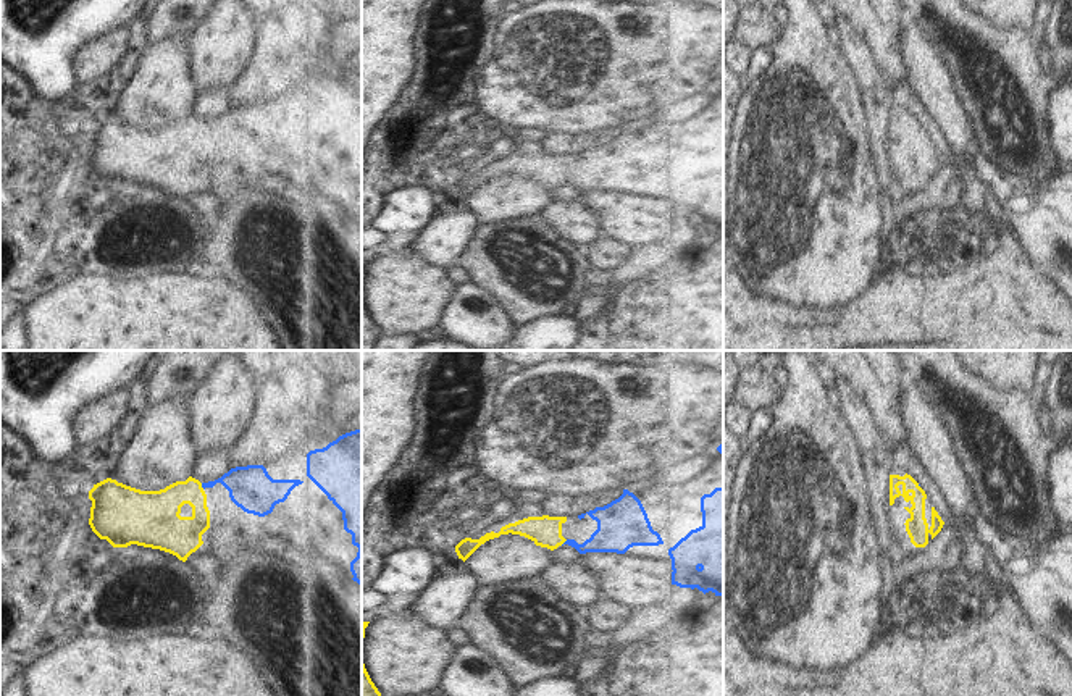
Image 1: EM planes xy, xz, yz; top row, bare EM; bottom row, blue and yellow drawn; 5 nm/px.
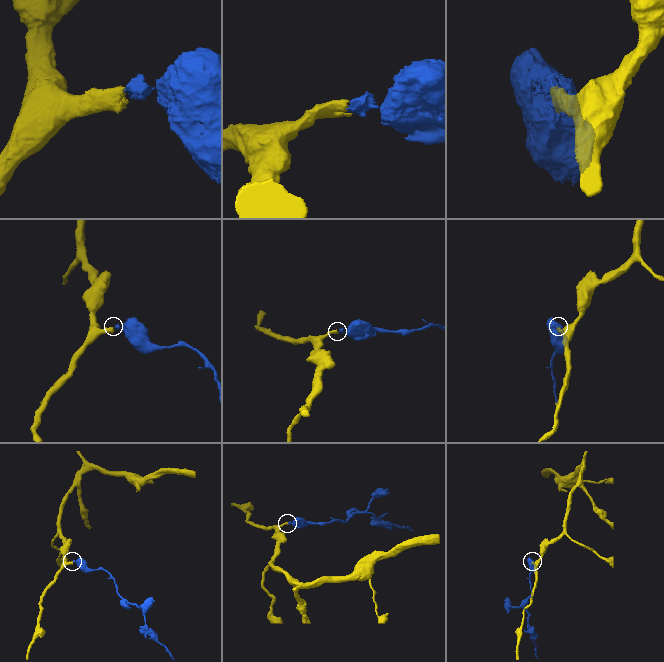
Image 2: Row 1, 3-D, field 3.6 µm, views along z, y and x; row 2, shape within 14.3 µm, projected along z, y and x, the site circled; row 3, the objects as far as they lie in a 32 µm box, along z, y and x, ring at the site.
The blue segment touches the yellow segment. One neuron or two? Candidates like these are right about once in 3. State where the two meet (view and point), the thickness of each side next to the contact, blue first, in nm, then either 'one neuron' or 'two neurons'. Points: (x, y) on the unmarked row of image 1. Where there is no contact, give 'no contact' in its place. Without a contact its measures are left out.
xy (202, 125) | 220/200 nm | one neuron

